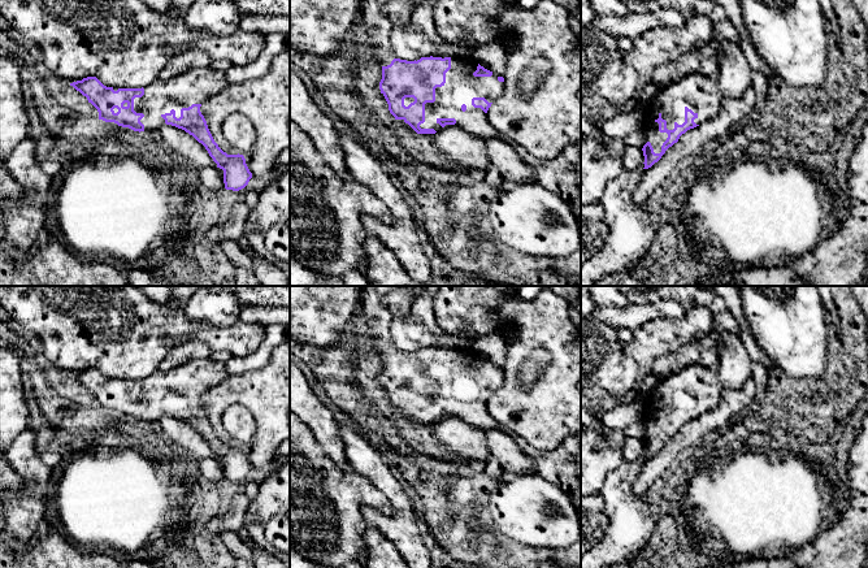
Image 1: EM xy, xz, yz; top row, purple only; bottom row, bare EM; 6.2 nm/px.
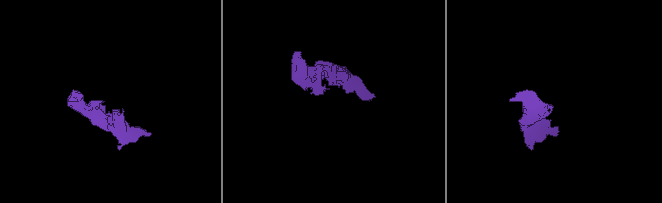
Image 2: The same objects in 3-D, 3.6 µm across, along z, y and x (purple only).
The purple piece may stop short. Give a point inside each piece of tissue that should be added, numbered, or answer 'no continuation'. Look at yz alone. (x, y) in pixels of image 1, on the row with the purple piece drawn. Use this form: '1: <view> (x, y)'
1: yz (699, 92)

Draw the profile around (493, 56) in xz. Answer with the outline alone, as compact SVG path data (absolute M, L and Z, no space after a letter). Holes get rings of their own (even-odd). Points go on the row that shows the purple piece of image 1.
M499 42L479 44L474 51L473 58L498 77L504 77L507 70L507 47L504 44Z

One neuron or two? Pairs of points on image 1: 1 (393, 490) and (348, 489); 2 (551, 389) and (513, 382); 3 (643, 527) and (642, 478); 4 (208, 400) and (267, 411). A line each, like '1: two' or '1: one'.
1: two
2: one
3: two
4: one

